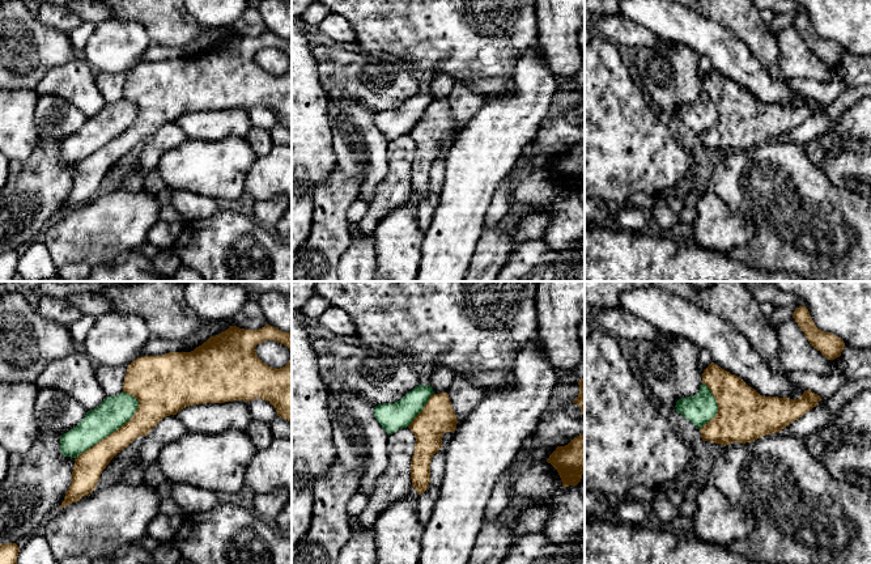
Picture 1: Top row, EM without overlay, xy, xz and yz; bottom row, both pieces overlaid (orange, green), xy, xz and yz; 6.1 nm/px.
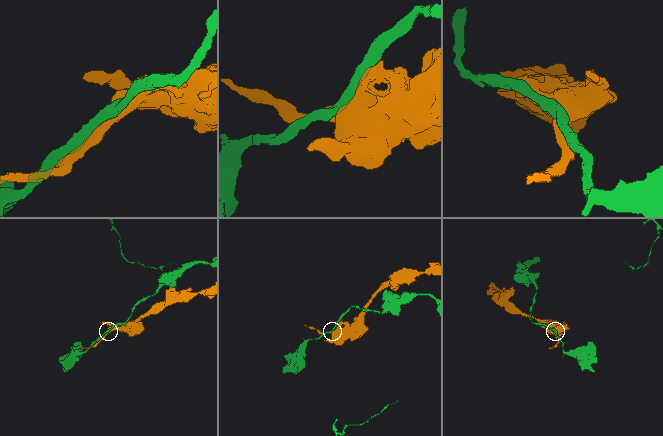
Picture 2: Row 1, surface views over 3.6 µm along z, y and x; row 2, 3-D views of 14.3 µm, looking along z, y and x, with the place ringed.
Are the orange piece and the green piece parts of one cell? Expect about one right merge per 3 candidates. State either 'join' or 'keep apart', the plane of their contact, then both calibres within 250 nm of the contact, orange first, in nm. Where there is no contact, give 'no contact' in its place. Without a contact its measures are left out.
keep apart | xy | 170/190 nm

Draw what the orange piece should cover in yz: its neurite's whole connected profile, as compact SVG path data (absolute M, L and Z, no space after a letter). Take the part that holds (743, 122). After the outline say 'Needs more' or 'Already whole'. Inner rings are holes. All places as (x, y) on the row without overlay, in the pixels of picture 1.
M714 69L704 77L702 90L714 102L718 119L700 136L701 145L725 153L778 140L821 107L821 103L811 97L804 97L795 107L762 103L742 85Z. Already whole

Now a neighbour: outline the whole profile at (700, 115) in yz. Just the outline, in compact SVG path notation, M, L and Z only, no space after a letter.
M702 90L698 99L689 105L680 105L676 109L676 118L701 136L718 119L718 111L710 96Z

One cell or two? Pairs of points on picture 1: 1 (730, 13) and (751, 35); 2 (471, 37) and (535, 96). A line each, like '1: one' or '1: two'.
1: one
2: two

